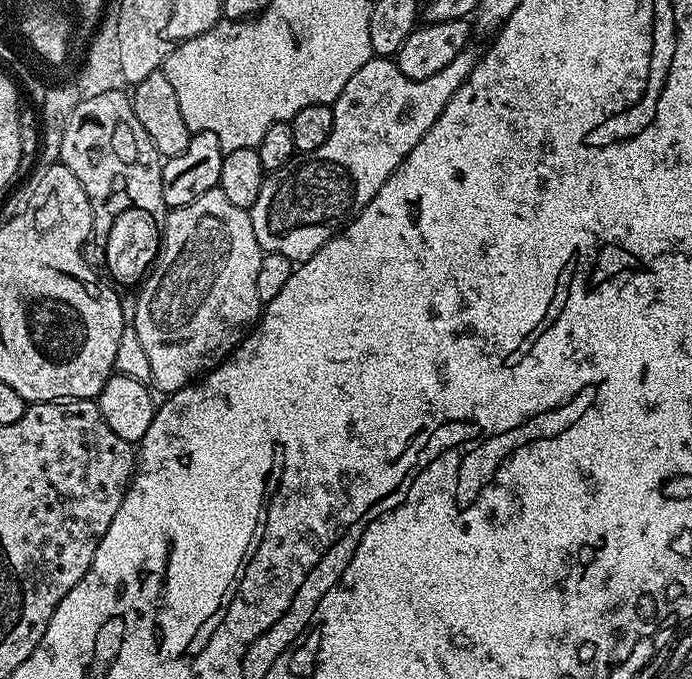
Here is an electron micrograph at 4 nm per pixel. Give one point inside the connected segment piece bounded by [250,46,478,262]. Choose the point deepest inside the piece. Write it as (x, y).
(381, 115)

